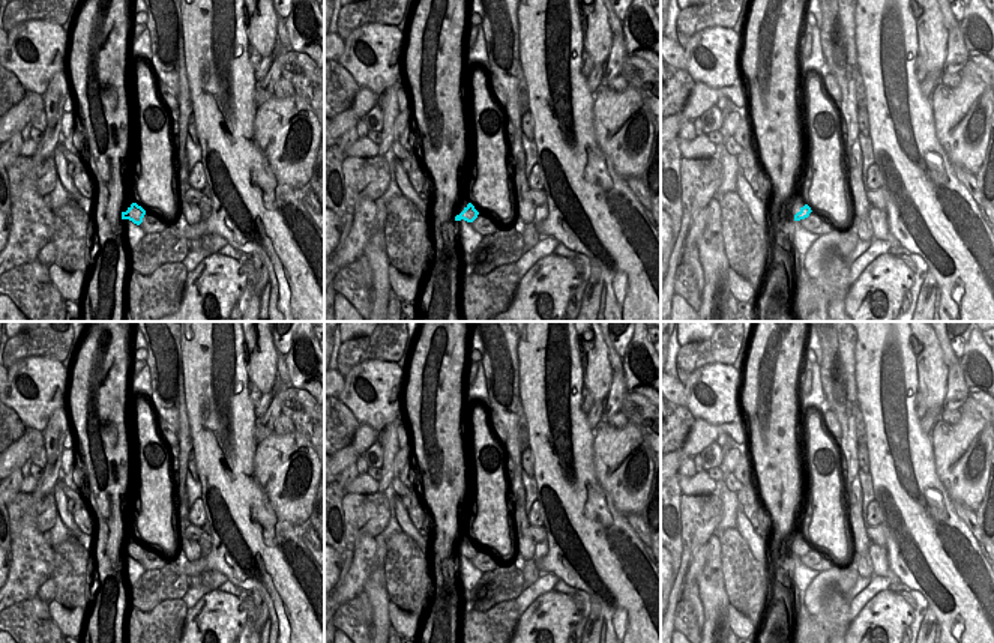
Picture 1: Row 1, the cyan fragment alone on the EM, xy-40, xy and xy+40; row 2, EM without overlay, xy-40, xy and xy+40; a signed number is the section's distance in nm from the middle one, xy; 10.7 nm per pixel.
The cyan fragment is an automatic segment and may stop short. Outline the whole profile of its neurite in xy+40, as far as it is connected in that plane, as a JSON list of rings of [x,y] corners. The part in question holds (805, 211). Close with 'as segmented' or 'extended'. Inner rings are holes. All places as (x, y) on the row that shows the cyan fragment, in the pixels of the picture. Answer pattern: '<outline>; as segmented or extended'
[[[788,197],[782,204],[782,213],[793,216],[794,221],[808,218],[811,212],[811,207],[797,197]]]; extended

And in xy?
[[[458,200],[453,207],[455,221],[473,222],[477,218],[479,212],[468,200]]]; extended

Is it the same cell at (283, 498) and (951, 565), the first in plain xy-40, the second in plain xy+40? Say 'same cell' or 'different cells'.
different cells

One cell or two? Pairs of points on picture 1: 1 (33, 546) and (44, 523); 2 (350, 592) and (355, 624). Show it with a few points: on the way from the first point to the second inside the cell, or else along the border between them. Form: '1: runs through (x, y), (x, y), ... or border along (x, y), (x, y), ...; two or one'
1: border along (35, 502), (21, 517), (21, 531), (15, 537); two
2: border along (362, 591), (340, 607); two

